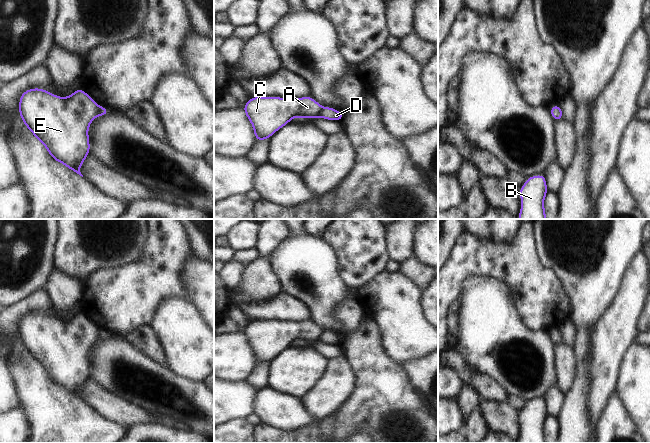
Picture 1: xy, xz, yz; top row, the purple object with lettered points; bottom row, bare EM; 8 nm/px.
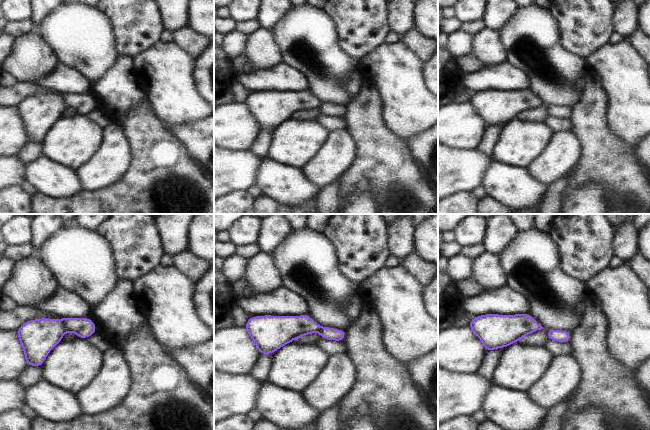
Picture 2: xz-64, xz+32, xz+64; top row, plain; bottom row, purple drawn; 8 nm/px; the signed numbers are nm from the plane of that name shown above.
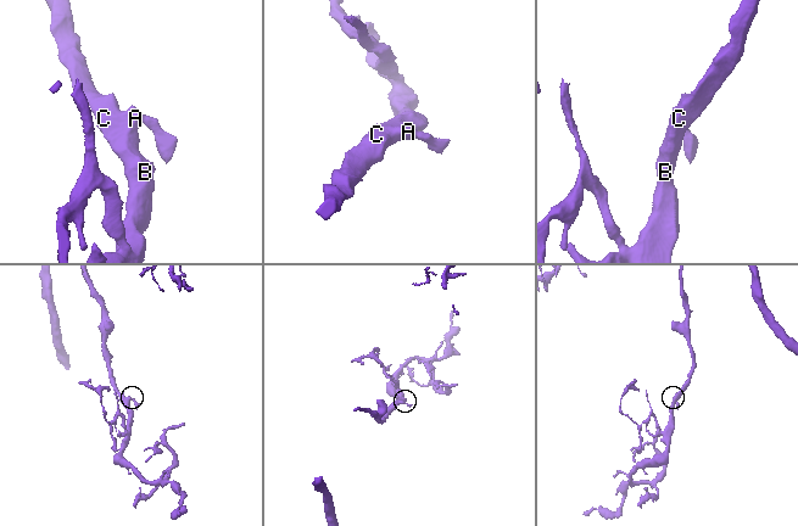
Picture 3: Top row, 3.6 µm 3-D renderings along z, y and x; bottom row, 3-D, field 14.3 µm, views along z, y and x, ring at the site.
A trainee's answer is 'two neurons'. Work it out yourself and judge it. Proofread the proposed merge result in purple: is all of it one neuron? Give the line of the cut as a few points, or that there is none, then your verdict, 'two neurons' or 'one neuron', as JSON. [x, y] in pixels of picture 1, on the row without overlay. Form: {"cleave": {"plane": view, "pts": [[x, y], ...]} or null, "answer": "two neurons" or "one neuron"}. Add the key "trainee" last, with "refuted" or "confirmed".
{"cleave": {"plane": "xy", "pts": [[100, 330], [97, 339]]}, "answer": "two neurons", "trainee": "confirmed"}

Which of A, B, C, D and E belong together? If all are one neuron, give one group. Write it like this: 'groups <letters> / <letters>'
groups A B C E / D

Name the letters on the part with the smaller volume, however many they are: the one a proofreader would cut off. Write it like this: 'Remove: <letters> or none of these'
Remove: D

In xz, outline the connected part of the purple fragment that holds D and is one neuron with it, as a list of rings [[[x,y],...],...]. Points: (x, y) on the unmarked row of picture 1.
[[[324,331],[319,338],[319,341],[331,345],[342,345],[345,337],[338,335],[332,331]]]

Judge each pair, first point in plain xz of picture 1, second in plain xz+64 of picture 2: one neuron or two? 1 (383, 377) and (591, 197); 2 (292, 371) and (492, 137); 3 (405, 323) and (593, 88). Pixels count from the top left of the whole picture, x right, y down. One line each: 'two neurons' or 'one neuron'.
1: two neurons
2: two neurons
3: two neurons

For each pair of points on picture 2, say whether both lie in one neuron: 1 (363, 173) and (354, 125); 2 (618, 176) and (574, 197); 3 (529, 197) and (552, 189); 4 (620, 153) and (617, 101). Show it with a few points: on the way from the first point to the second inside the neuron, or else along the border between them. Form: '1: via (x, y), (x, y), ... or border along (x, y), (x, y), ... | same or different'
1: via (363, 161), (363, 137) | same
2: border along (575, 187), (599, 185), (605, 203) | different
3: border along (548, 185), (539, 203) | different
4: border along (606, 120), (608, 130), (633, 150) | different

